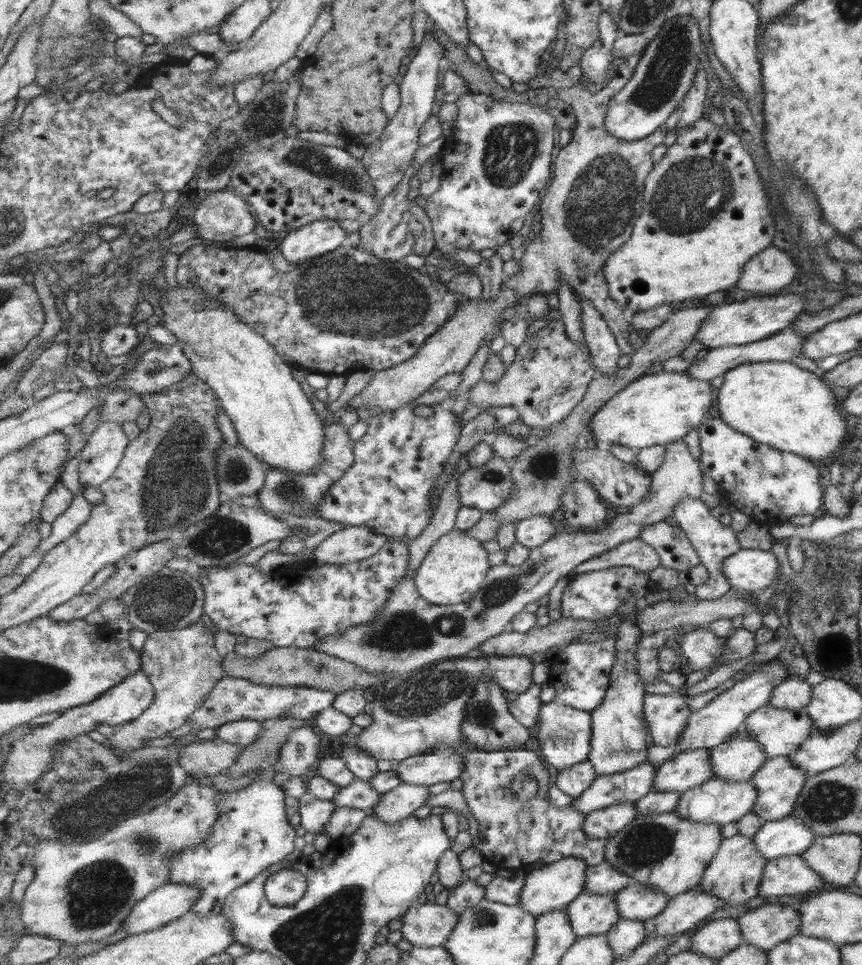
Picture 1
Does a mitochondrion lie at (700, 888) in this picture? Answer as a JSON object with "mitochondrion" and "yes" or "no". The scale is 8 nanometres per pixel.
{"mitochondrion":"no"}

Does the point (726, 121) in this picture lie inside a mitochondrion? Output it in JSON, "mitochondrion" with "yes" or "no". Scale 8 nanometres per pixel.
{"mitochondrion":"no"}

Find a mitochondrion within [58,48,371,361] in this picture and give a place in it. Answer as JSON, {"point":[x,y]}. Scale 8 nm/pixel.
{"point":[265,118]}

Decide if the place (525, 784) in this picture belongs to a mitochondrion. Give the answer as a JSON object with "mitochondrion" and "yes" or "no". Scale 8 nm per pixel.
{"mitochondrion":"yes"}

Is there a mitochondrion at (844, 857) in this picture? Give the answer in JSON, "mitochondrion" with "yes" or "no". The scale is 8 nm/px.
{"mitochondrion":"no"}

